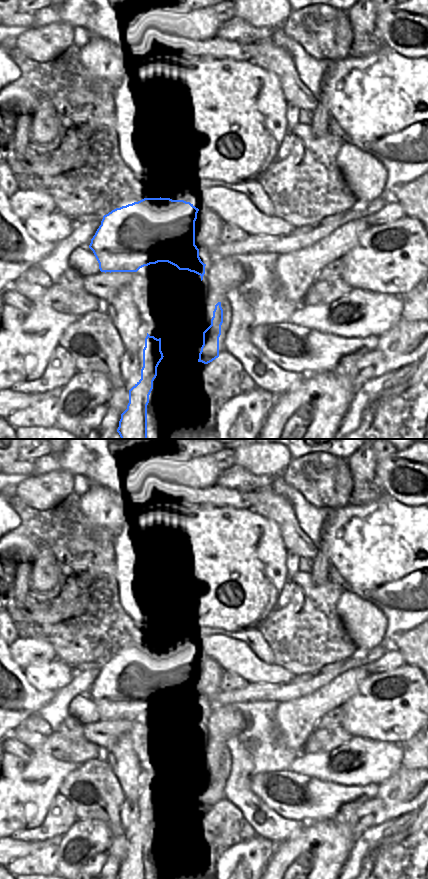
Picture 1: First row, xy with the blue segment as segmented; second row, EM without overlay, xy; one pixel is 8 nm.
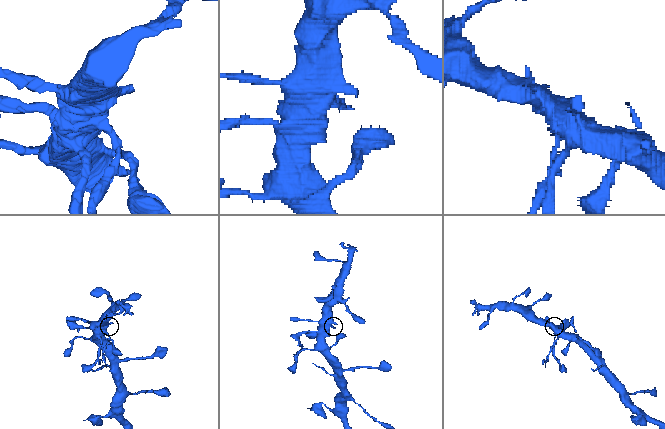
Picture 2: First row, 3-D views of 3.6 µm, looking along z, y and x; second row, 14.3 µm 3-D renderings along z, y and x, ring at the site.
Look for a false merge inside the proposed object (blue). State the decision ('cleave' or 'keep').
cleave

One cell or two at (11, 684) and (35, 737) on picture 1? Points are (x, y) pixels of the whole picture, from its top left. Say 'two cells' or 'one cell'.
two cells

